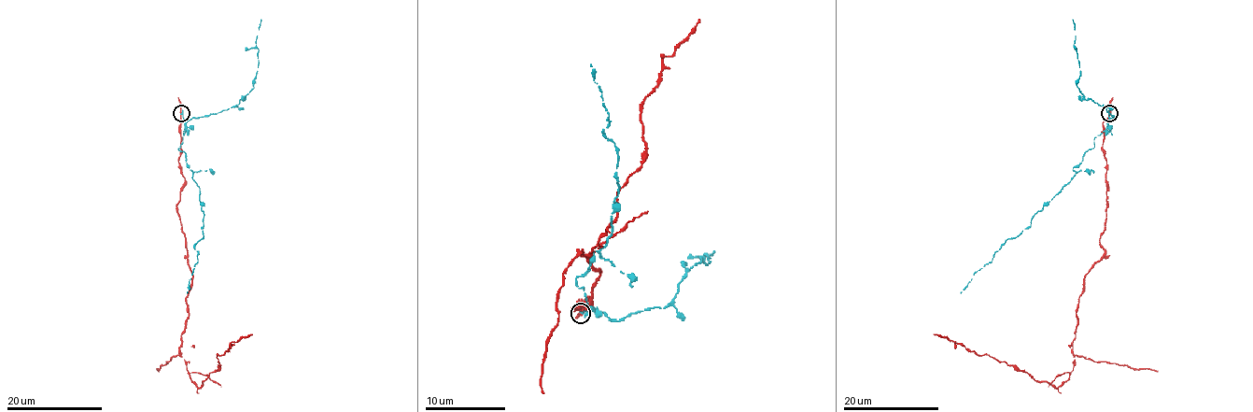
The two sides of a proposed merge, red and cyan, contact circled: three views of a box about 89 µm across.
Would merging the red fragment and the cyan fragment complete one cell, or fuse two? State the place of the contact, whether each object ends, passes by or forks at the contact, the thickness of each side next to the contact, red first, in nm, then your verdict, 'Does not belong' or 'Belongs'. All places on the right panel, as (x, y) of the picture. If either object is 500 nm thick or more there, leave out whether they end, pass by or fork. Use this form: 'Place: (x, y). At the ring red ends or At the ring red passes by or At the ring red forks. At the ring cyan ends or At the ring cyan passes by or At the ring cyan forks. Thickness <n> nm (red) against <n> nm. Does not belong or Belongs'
Place: (1109, 113). At the ring red passes by. At the ring cyan ends. Thickness 300 nm (red) against 260 nm. Does not belong

